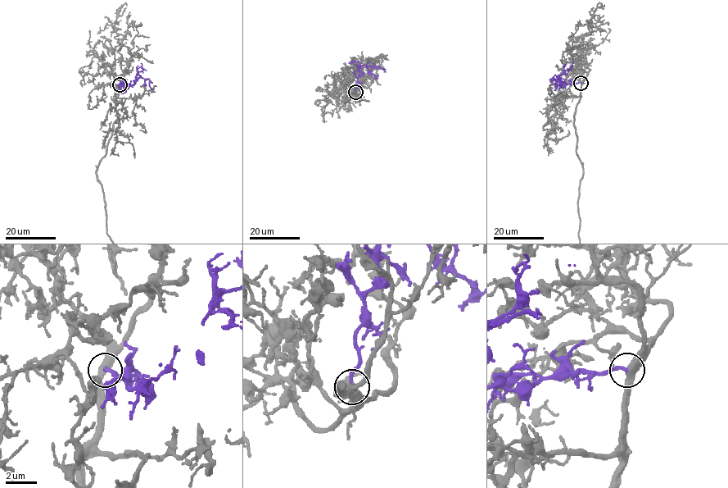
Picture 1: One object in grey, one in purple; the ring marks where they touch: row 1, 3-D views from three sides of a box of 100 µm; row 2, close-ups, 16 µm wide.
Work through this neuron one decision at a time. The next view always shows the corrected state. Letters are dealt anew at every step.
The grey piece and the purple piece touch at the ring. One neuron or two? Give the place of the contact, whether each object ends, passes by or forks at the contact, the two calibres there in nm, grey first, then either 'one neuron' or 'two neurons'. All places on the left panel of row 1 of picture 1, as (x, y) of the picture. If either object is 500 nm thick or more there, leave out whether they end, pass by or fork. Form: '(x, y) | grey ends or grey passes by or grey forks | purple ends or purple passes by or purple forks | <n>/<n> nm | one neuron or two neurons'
(119, 84) | grey passes by | purple ends | 480/240 nm | one neuron

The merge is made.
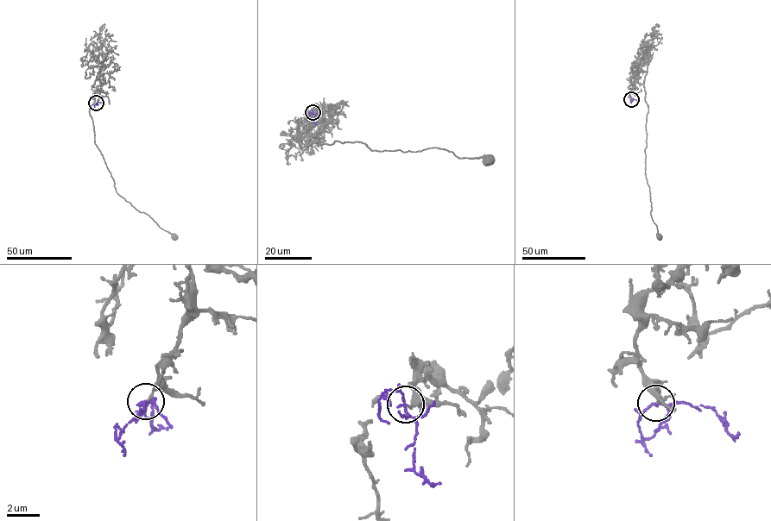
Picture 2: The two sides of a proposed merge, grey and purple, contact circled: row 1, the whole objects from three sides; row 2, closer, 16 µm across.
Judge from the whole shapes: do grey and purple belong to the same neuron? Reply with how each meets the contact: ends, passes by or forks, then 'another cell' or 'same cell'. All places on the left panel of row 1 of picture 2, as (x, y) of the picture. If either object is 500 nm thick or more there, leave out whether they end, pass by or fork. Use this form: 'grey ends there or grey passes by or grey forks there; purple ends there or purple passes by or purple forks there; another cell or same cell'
grey ends there; purple forks there; another cell

